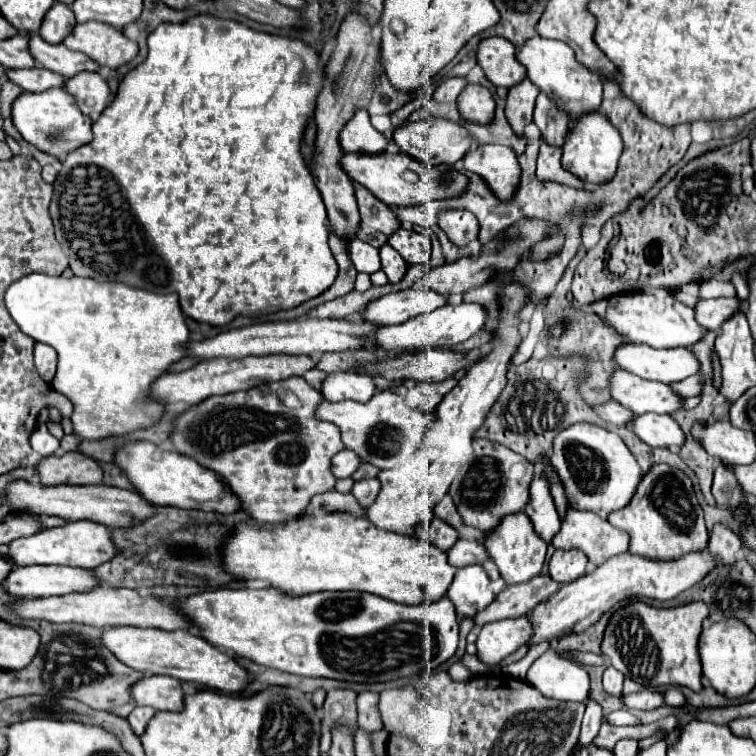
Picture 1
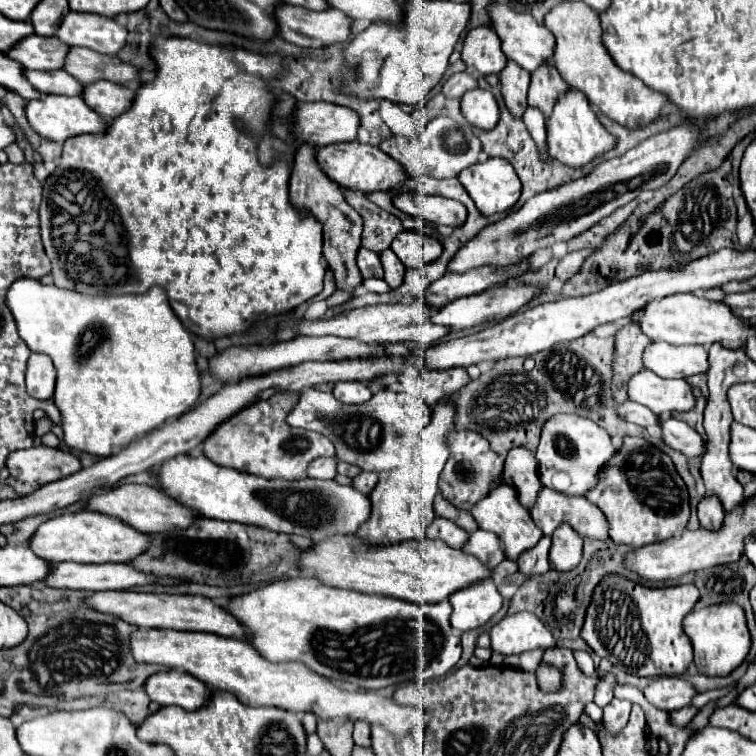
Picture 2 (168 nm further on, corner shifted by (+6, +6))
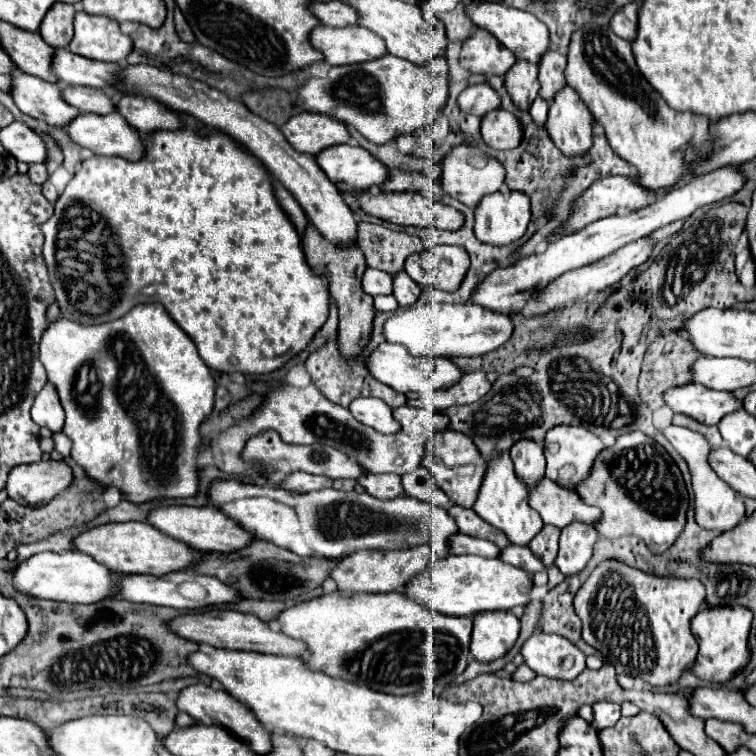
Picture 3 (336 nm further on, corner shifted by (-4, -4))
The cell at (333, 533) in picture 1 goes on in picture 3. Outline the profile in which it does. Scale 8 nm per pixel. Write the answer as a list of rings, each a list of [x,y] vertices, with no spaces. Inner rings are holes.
[[[448,556],[448,560],[432,560],[428,564],[428,572],[420,572],[420,580],[416,580],[416,584],[408,584],[404,594],[426,608],[448,616],[474,616],[478,612],[526,608],[530,604],[528,588],[532,588],[532,576],[498,558]]]

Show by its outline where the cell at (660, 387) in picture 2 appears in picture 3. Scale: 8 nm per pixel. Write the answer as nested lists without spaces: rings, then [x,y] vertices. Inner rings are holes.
[[[686,384],[666,392],[666,404],[680,414],[686,414],[706,426],[718,424],[726,414],[732,414],[742,408],[732,392],[712,390],[702,384]]]

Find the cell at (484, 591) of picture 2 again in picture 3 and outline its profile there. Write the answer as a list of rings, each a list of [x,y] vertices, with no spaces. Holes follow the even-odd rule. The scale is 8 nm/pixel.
[[[480,612],[480,616],[474,616],[470,654],[474,660],[490,664],[516,644],[518,634],[520,620],[512,612]]]

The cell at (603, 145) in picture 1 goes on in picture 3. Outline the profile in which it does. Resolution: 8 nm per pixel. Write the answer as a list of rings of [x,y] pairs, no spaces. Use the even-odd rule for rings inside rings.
[[[572,86],[552,98],[546,132],[566,156],[582,156],[592,146],[592,114]]]

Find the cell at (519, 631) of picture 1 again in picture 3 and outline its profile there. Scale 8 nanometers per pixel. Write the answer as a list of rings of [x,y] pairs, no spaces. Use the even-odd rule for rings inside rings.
[[[532,634],[522,646],[522,656],[536,674],[558,680],[574,680],[586,668],[586,654],[556,634]]]

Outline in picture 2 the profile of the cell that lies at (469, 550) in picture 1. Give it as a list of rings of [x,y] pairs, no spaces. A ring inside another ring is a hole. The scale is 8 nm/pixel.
[[[484,530],[472,532],[466,544],[462,546],[462,552],[476,556],[488,568],[494,568],[496,564],[504,560],[502,544],[498,542],[498,536],[494,536],[492,532],[484,532]]]

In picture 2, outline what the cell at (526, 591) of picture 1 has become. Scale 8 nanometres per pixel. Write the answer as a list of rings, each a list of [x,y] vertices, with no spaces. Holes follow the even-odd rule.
[[[544,536],[538,542],[538,546],[534,546],[534,550],[526,550],[526,554],[522,554],[522,558],[518,558],[518,572],[522,572],[528,578],[546,574],[550,570],[548,548],[550,548],[550,538]]]

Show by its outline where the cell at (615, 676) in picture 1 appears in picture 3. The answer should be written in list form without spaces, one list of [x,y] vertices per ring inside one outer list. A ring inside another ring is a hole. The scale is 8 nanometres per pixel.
[[[606,700],[596,702],[596,704],[592,704],[592,712],[594,712],[592,726],[596,730],[610,728],[620,720],[620,704],[616,704],[616,702],[606,702]]]

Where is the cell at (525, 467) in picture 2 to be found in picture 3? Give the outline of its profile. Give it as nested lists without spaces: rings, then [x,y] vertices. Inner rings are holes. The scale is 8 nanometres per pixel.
[[[518,440],[510,448],[510,458],[514,462],[516,476],[520,480],[524,480],[528,484],[528,488],[532,488],[544,476],[546,460],[544,460],[542,446],[538,442],[534,442],[534,440]]]

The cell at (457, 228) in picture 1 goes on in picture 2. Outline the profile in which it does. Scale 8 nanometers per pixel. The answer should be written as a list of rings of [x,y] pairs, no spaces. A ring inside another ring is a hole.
[[[402,192],[394,198],[394,206],[410,216],[432,220],[434,224],[444,224],[450,228],[462,226],[468,216],[462,202],[442,196],[428,196],[422,192]]]

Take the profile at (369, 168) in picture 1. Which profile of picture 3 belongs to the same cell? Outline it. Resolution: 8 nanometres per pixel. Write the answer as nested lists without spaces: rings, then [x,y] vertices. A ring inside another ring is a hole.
[[[330,146],[316,154],[318,166],[340,192],[370,190],[380,186],[388,170],[360,146]]]

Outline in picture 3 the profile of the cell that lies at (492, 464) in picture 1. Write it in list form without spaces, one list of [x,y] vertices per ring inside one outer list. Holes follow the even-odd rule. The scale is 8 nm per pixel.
[[[454,430],[436,432],[426,444],[426,456],[422,464],[430,470],[438,486],[454,504],[460,504],[462,508],[472,508],[482,484],[482,476],[486,472],[486,460],[480,456],[480,452],[476,452],[476,446],[468,436]]]

